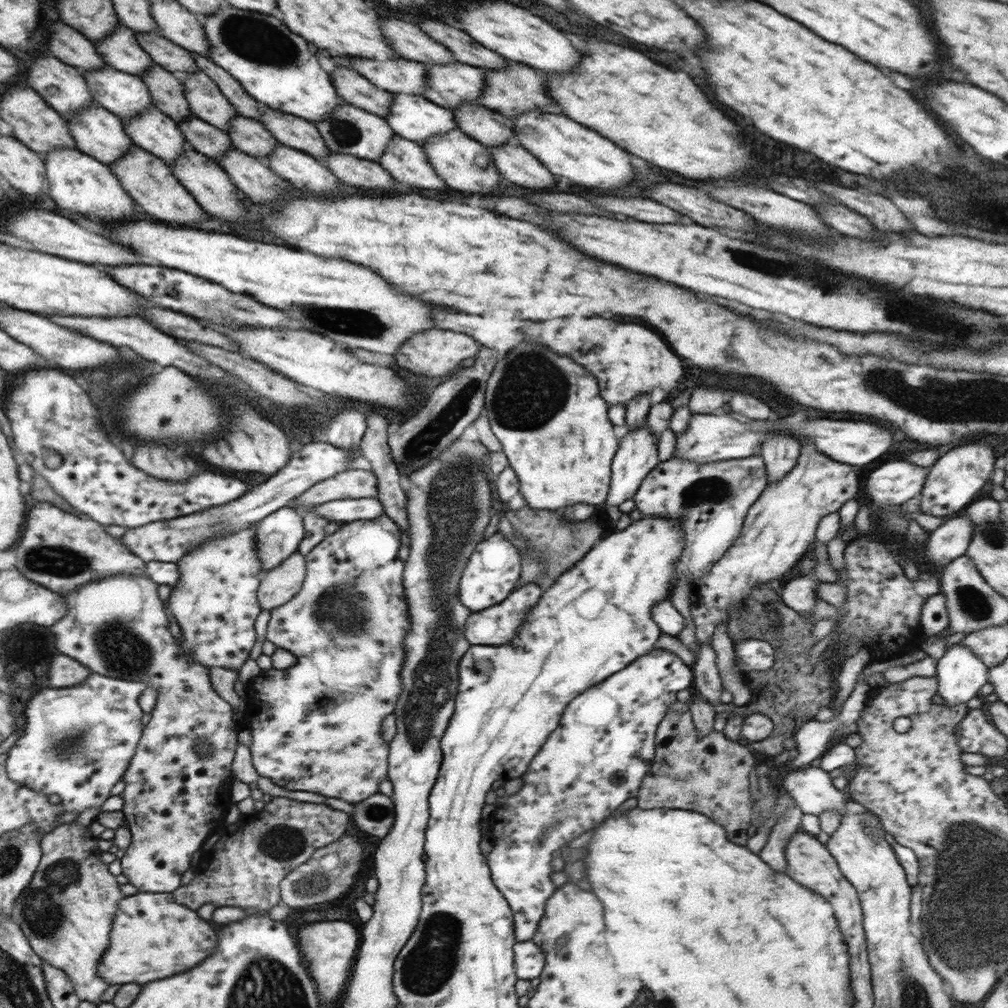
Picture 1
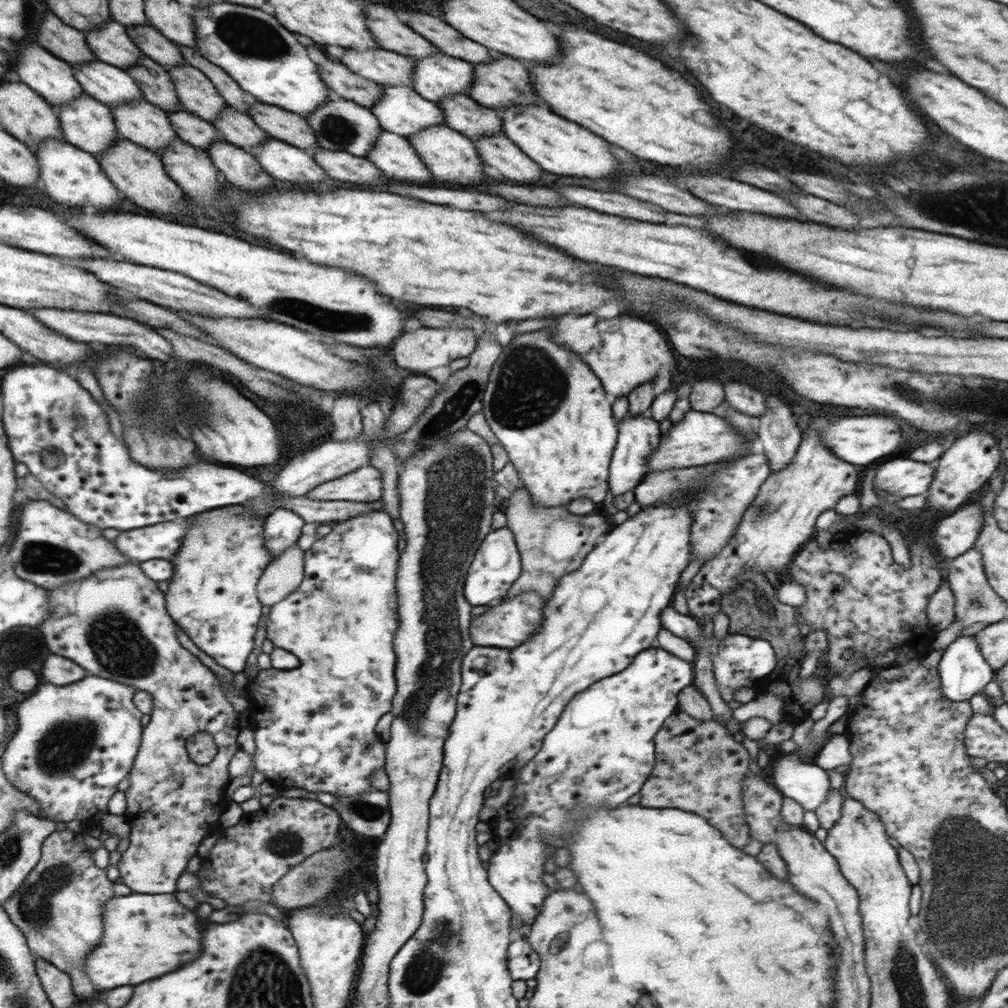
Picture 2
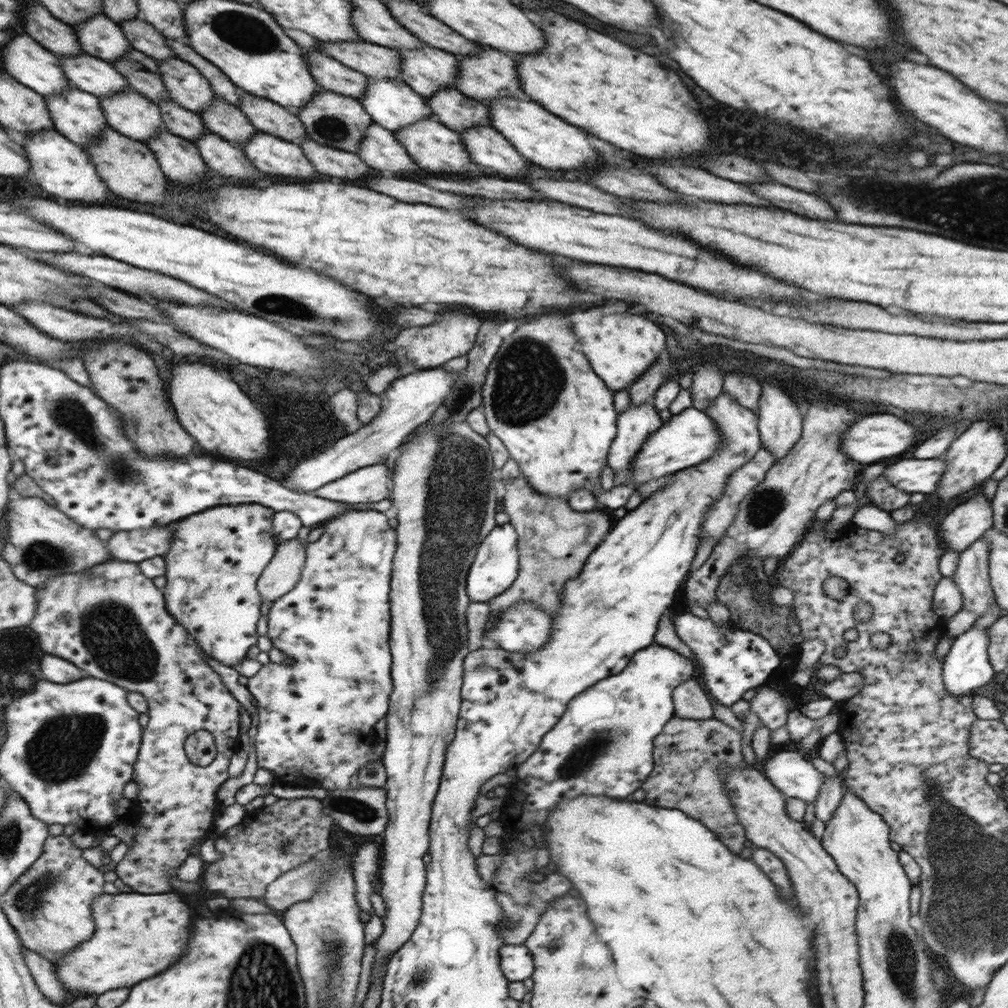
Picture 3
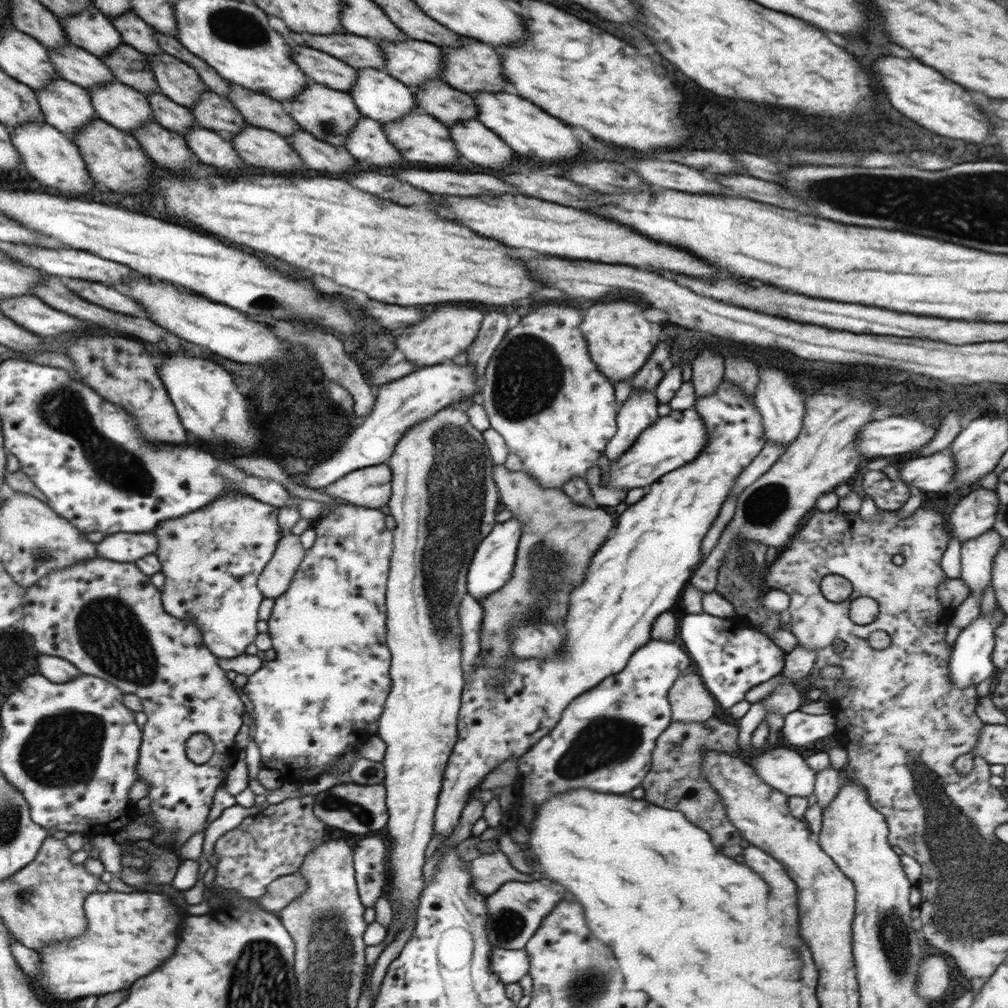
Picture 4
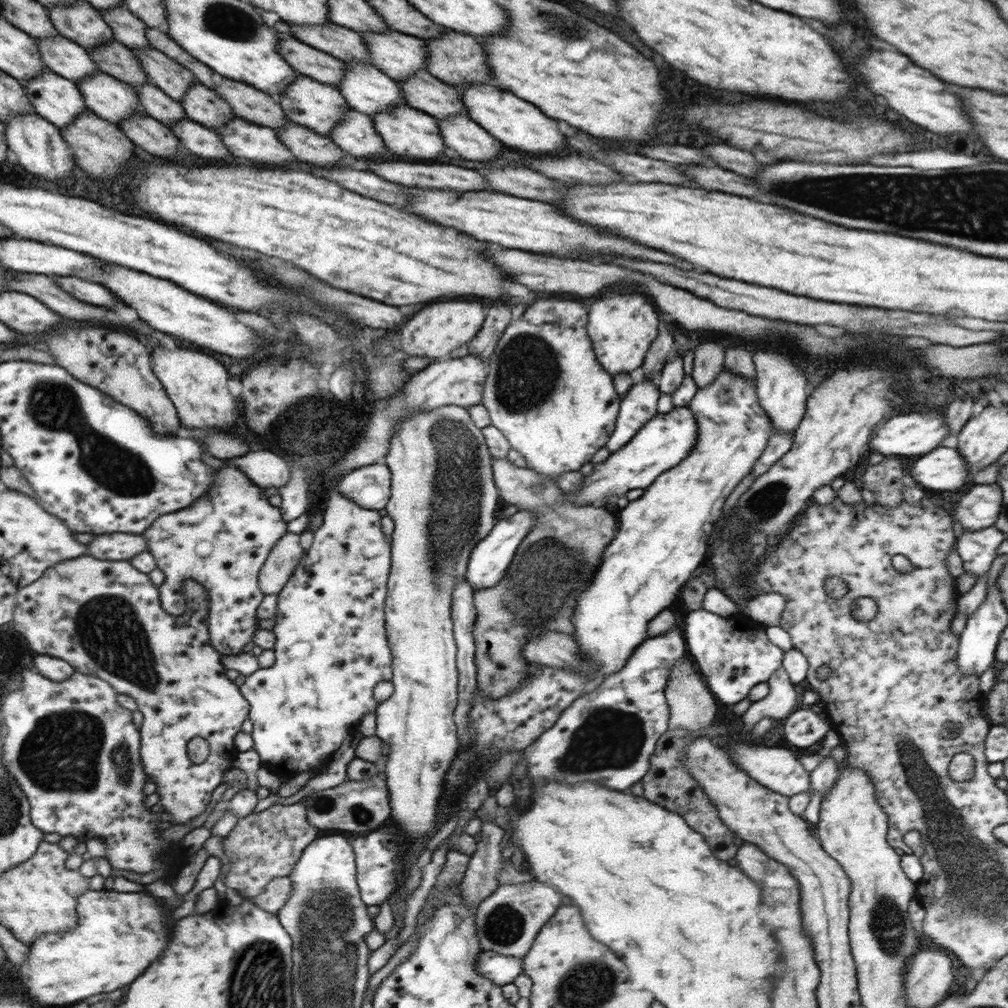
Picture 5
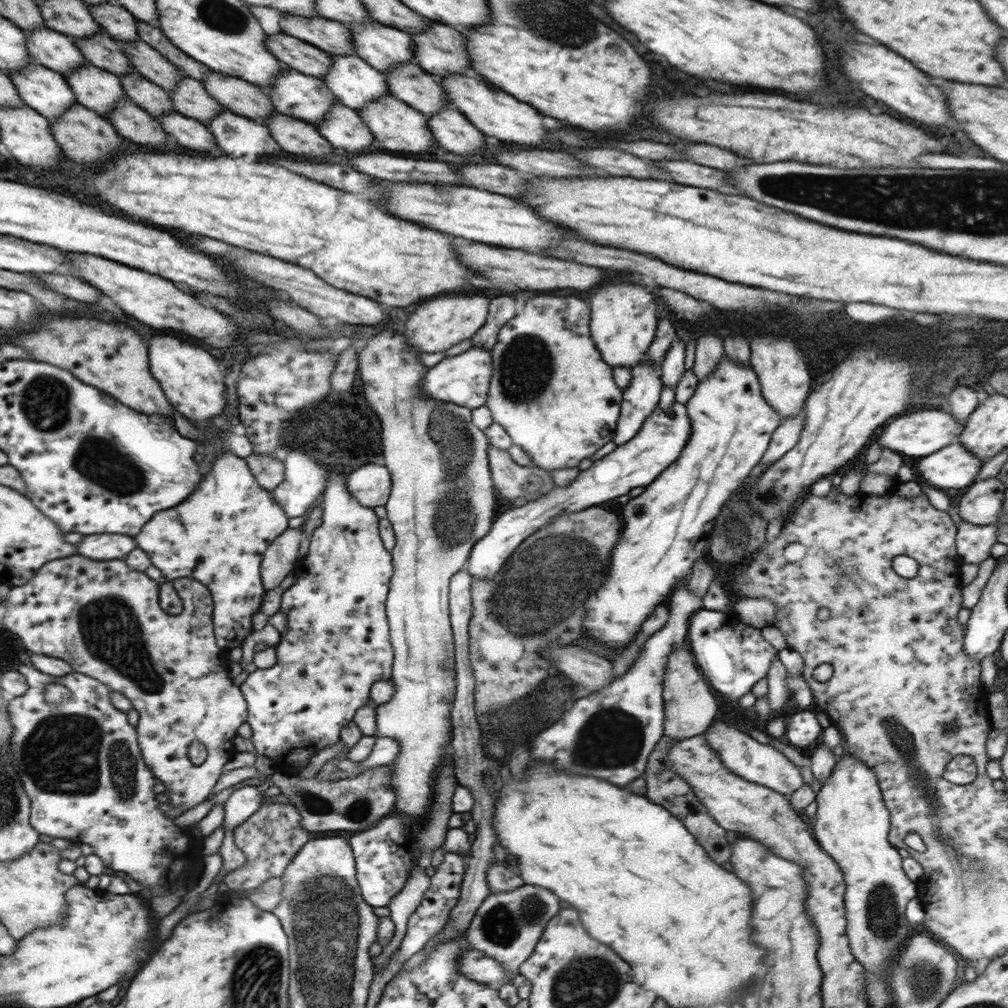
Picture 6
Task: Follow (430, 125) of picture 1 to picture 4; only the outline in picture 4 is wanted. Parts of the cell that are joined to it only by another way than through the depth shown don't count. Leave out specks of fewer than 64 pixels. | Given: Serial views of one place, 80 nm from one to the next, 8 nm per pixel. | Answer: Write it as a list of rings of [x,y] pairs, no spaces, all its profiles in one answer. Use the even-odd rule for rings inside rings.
[[[375,68],[358,70],[357,81],[349,93],[364,117],[382,125],[400,122],[405,114],[420,111],[411,87]]]

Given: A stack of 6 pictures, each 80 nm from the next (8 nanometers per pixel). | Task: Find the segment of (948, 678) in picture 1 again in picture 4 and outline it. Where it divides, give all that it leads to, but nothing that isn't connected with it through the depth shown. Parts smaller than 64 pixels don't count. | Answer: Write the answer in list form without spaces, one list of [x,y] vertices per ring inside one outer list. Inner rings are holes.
[[[996,608],[996,612],[992,616],[981,614],[960,632],[958,639],[953,645],[953,651],[948,664],[948,668],[950,668],[949,678],[955,682],[958,688],[966,689],[972,685],[978,686],[982,681],[988,680],[996,670],[994,664],[992,664],[994,631],[1000,626],[1004,618],[1003,612]]]

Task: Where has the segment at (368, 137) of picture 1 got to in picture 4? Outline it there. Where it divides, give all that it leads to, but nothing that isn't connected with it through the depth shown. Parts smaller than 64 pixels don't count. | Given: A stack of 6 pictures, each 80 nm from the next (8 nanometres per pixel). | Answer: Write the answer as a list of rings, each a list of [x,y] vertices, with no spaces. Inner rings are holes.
[[[311,81],[297,97],[286,102],[284,108],[306,133],[312,134],[316,140],[326,140],[332,146],[345,147],[346,138],[358,126],[358,120],[364,118],[349,92],[334,90]]]

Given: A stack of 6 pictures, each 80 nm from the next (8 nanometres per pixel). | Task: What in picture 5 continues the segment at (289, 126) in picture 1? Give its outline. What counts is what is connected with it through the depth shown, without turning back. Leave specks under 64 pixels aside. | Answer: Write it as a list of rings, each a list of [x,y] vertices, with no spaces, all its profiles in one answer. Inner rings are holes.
[[[218,76],[213,91],[232,107],[236,117],[244,121],[266,126],[275,131],[288,124],[288,119],[276,97],[262,89],[226,76]]]

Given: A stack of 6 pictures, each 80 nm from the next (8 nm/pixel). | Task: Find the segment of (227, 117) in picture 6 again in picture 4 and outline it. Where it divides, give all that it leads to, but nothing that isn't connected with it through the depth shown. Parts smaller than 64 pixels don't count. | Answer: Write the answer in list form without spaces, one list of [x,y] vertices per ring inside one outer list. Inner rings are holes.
[[[248,124],[246,130],[229,140],[238,157],[254,168],[262,166],[274,172],[300,172],[308,168],[286,138],[273,131]]]

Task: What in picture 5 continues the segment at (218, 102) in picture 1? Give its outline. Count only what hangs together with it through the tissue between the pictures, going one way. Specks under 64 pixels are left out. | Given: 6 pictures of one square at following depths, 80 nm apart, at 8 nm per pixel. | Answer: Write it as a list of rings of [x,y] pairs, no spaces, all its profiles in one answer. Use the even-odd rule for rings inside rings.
[[[155,48],[133,49],[133,53],[149,81],[178,102],[188,87],[198,81],[185,66]]]

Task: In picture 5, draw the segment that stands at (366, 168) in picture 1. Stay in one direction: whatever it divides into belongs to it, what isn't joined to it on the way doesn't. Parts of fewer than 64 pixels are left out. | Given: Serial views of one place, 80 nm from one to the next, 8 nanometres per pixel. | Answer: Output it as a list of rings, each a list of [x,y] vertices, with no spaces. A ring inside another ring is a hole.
[[[288,121],[284,128],[276,132],[280,143],[292,152],[302,166],[338,166],[337,163],[344,157],[344,151],[329,138],[298,123]]]

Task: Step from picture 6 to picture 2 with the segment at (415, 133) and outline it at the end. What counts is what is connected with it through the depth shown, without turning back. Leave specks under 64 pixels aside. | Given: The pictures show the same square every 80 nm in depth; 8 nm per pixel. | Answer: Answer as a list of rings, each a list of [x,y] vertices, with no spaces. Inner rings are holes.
[[[446,124],[444,126],[434,126],[434,128],[426,128],[412,136],[407,138],[416,152],[418,157],[422,159],[430,172],[438,178],[438,180],[444,180],[444,182],[450,182],[450,184],[480,184],[486,180],[486,176],[492,174],[492,169],[488,168],[485,163],[482,163],[474,142],[468,139],[466,136],[460,134],[460,132],[452,130]]]

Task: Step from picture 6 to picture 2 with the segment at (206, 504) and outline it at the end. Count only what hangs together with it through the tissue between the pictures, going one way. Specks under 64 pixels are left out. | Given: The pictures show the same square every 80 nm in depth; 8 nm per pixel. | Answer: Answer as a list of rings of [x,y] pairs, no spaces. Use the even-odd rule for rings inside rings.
[[[230,506],[200,513],[198,518],[202,522],[190,528],[178,554],[171,560],[174,570],[166,593],[169,614],[218,665],[233,673],[244,672],[262,617],[263,604],[257,598],[258,579],[272,559],[265,545],[265,517],[255,517],[242,506]]]

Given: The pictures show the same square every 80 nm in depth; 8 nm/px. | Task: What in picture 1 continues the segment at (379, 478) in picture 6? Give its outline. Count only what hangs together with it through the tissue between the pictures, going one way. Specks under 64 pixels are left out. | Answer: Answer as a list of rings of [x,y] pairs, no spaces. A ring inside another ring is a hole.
[[[348,469],[316,483],[301,496],[295,497],[289,506],[296,509],[321,505],[328,501],[374,498],[379,493],[377,476],[373,471]]]

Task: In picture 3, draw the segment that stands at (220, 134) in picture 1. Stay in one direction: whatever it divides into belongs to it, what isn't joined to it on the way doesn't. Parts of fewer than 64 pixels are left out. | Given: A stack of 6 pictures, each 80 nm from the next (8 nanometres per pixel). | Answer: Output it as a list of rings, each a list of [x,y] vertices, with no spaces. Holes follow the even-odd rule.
[[[172,100],[160,101],[157,105],[161,109],[162,123],[169,133],[194,143],[202,140],[204,134],[211,133],[200,114],[186,110]]]

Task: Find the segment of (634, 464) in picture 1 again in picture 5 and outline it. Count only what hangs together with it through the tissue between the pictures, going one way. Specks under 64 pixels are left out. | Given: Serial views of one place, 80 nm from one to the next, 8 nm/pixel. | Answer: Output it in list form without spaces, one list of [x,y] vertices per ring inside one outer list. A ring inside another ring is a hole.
[[[636,376],[629,392],[622,397],[614,432],[605,446],[611,453],[628,444],[638,430],[656,416],[660,395],[656,381]]]

